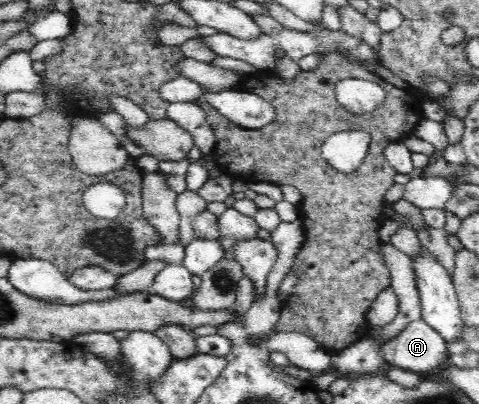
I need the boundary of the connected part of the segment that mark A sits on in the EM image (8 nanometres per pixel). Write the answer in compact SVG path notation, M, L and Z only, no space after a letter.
M422 318L409 323L397 337L382 344L380 354L391 367L423 377L431 376L450 355L445 339Z

